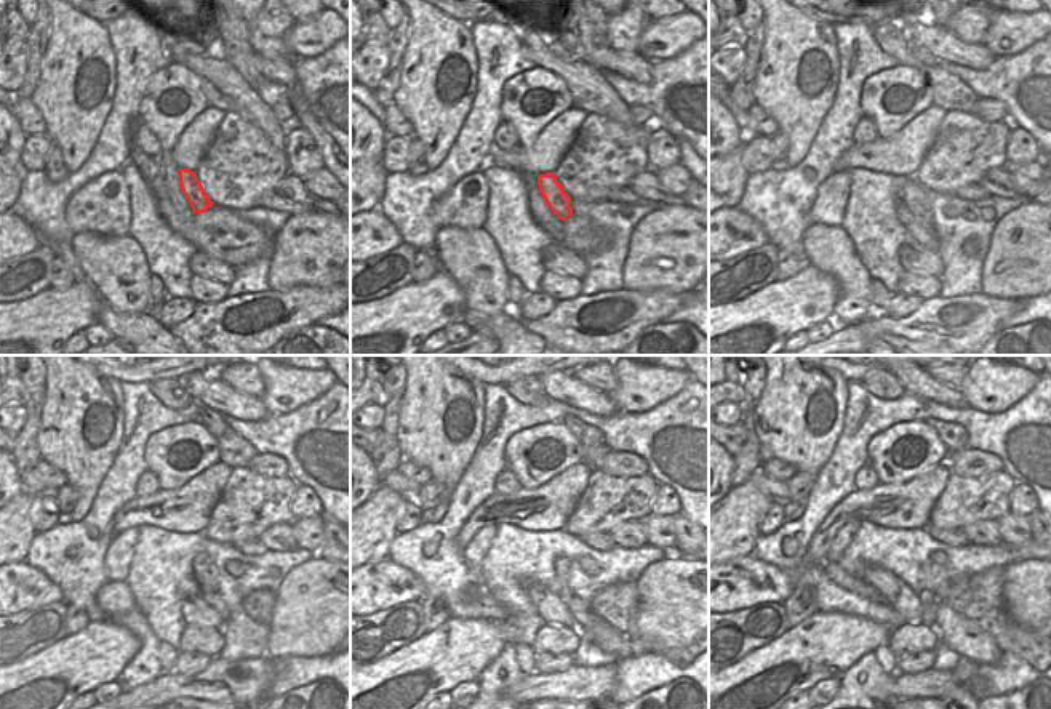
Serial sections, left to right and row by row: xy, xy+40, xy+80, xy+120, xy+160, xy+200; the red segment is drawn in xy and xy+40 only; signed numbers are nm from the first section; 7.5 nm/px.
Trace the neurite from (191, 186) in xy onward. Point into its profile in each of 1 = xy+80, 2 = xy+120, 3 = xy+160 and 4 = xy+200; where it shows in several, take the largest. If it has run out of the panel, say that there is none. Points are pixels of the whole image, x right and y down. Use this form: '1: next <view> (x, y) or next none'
1: next xy+80 (914, 196)
2: next xy+120 (205, 572)
3: next xy+160 (562, 565)
4: next xy+200 (930, 602)

